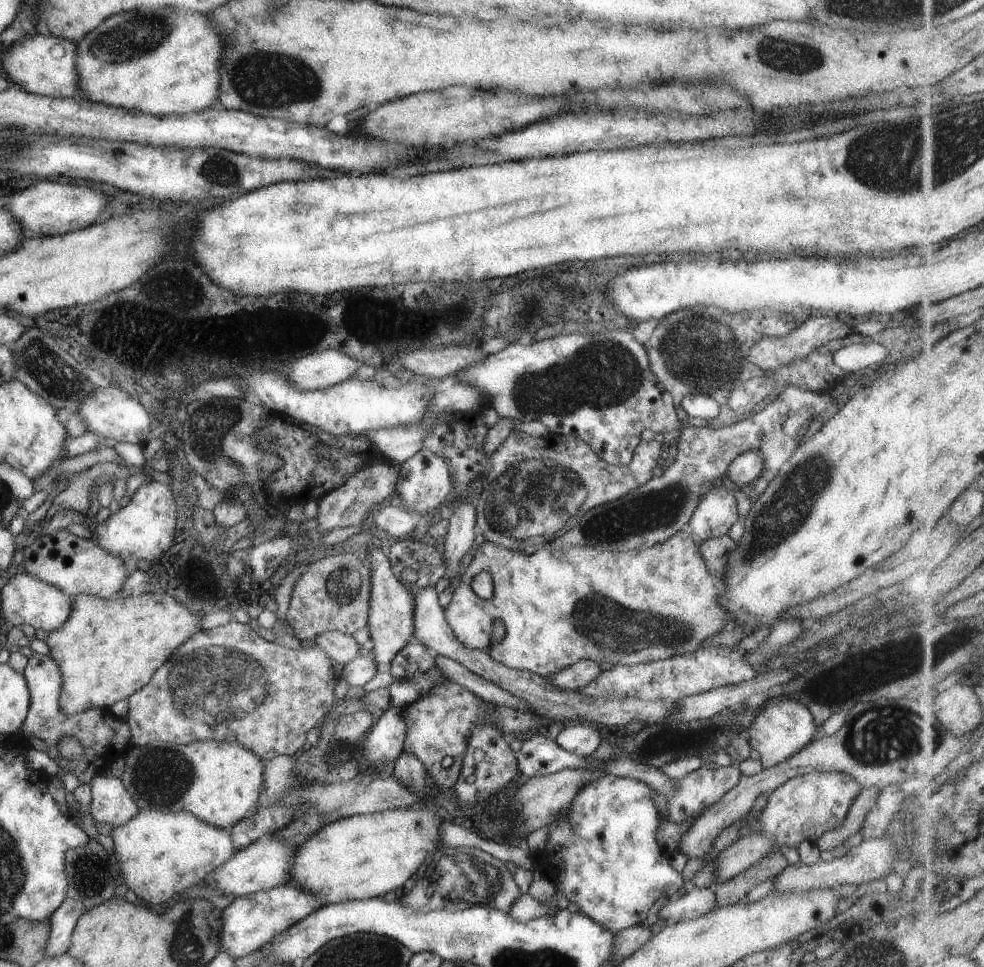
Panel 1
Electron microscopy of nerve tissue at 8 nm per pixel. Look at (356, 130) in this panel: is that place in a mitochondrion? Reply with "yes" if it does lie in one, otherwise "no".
no

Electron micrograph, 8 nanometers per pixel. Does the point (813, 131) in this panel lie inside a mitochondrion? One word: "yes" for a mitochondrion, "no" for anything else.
no

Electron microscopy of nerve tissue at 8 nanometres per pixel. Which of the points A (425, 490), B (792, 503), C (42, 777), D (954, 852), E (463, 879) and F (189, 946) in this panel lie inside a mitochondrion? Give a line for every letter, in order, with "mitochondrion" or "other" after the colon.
A: mitochondrion
B: mitochondrion
C: other
D: other
E: mitochondrion
F: mitochondrion

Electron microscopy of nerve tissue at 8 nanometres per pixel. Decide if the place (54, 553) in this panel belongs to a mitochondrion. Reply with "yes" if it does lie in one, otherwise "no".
no

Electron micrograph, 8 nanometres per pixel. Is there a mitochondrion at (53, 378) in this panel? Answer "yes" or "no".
yes

